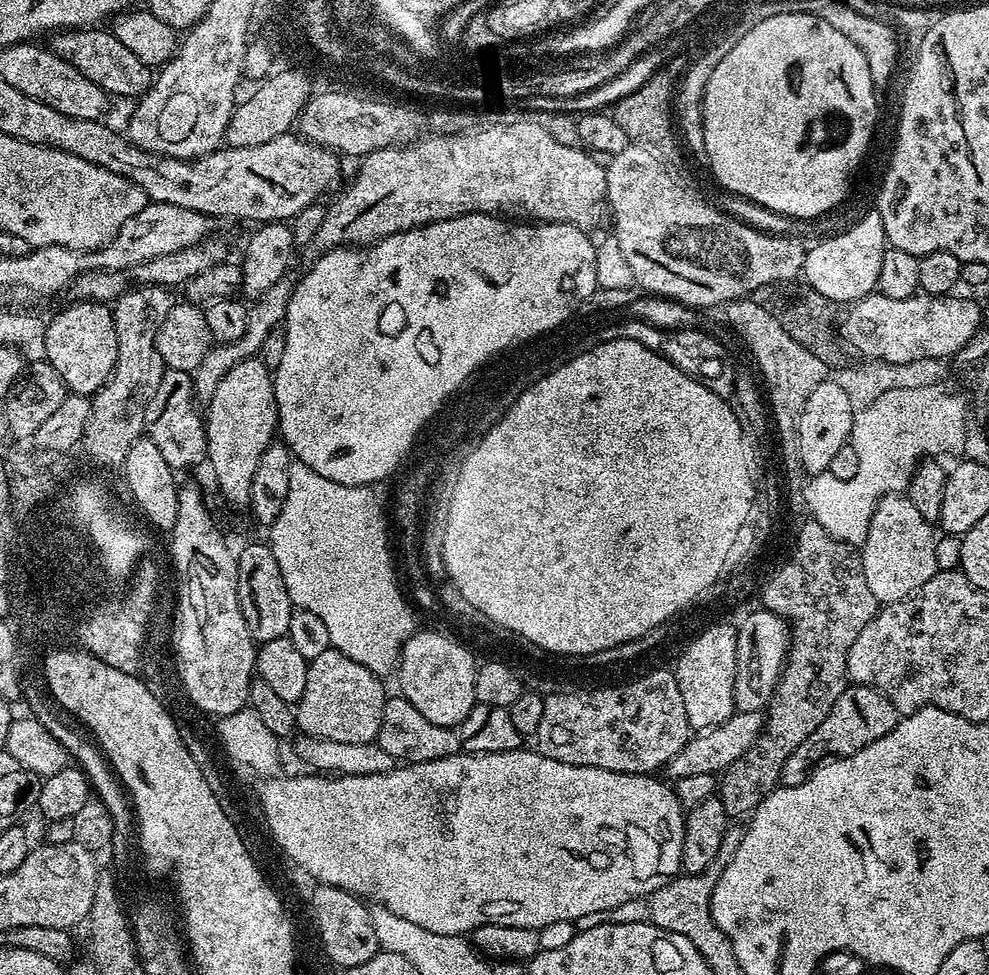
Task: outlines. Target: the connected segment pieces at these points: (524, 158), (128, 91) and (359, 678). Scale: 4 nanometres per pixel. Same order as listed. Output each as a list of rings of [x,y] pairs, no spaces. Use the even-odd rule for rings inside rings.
[[[520,118],[509,119],[507,122],[488,122],[479,128],[473,127],[469,131],[450,133],[448,135],[425,135],[413,144],[402,144],[400,147],[390,147],[376,149],[372,153],[363,157],[359,161],[360,169],[356,172],[356,177],[352,180],[352,185],[348,189],[345,187],[339,193],[333,204],[327,205],[328,213],[326,218],[322,218],[322,226],[318,226],[318,234],[310,241],[311,247],[316,247],[317,253],[328,252],[331,248],[341,246],[367,246],[376,243],[377,240],[386,238],[390,234],[405,232],[411,228],[420,228],[423,224],[430,224],[434,220],[445,220],[461,216],[467,212],[491,212],[493,214],[512,214],[508,212],[521,212],[521,217],[531,218],[536,222],[547,222],[550,224],[574,224],[577,226],[588,226],[592,220],[592,215],[596,212],[599,204],[605,203],[608,191],[606,190],[606,168],[603,163],[599,164],[583,147],[562,145],[550,136],[547,130],[537,122],[532,120],[520,120]]]
[[[104,26],[90,28],[65,28],[51,33],[50,47],[57,52],[63,60],[69,60],[90,82],[102,86],[109,97],[132,96],[139,98],[151,86],[154,72],[149,65],[142,62],[142,58],[136,57],[122,42],[118,42],[116,35]]]
[[[325,647],[325,652],[314,655],[308,662],[306,674],[306,690],[302,690],[302,698],[296,709],[296,727],[303,735],[314,738],[326,738],[330,742],[373,742],[382,726],[382,710],[386,699],[384,684],[377,673],[366,670],[354,658],[346,658],[336,648]]]

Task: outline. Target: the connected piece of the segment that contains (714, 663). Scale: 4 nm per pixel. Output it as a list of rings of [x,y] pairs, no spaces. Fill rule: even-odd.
[[[712,628],[692,648],[687,648],[678,658],[676,681],[682,690],[682,703],[686,706],[689,729],[713,728],[736,711],[734,702],[733,634],[729,628]]]

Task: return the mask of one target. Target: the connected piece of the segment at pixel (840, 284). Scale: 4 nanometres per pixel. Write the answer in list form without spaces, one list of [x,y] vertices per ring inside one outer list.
[[[877,209],[865,211],[859,221],[846,231],[826,239],[817,241],[805,251],[801,268],[805,283],[822,294],[833,304],[846,302],[856,303],[857,300],[869,296],[877,287],[879,271],[882,268],[882,254],[888,247],[882,218]]]

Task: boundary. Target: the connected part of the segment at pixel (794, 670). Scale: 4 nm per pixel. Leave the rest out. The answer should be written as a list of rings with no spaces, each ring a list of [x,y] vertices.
[[[816,520],[802,526],[795,556],[792,556],[791,564],[776,576],[776,581],[769,585],[765,600],[776,611],[790,616],[796,622],[796,645],[793,645],[791,656],[784,659],[780,680],[763,713],[763,730],[748,752],[742,754],[742,758],[738,758],[738,762],[734,762],[719,777],[718,795],[730,818],[747,817],[753,812],[780,784],[786,758],[798,750],[798,746],[802,746],[802,742],[806,742],[806,738],[810,738],[818,726],[822,726],[822,718],[830,714],[830,706],[838,702],[838,694],[842,694],[846,687],[850,646],[854,646],[854,638],[862,634],[878,611],[874,594],[870,594],[870,586],[866,586],[866,574],[862,570],[859,551],[853,545],[834,538]]]

